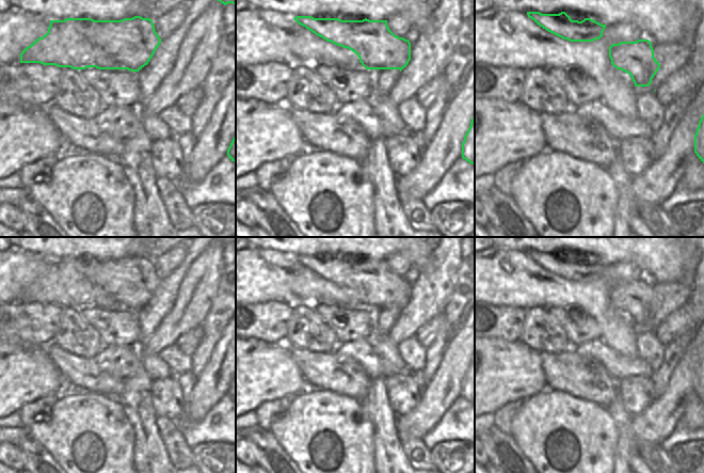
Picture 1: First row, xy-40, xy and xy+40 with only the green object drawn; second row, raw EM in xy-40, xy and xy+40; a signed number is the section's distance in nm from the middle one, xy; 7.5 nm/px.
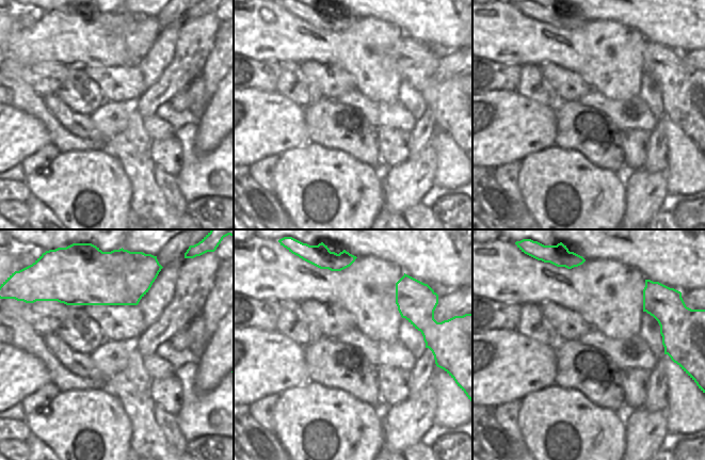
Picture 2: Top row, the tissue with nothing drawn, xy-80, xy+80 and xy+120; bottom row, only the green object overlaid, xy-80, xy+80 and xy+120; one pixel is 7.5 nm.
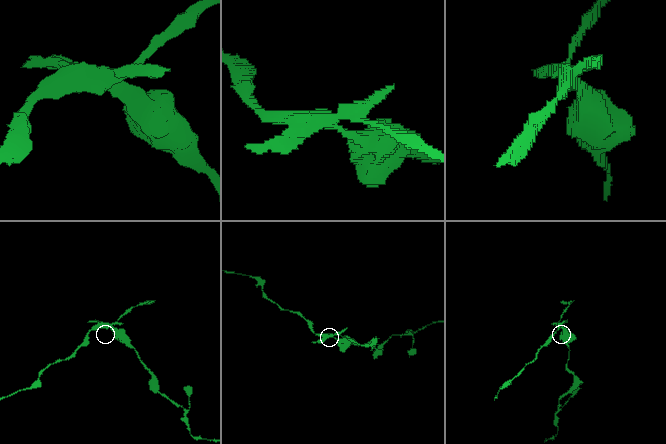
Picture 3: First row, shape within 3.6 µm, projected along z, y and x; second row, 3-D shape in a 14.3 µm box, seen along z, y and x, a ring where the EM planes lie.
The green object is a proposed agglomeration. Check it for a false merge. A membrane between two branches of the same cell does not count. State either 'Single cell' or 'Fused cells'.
Fused cells

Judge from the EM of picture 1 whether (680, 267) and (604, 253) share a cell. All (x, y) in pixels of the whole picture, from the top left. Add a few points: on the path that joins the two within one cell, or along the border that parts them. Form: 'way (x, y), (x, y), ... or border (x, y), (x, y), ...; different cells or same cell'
way (660, 254), (658, 252), (623, 252); same cell

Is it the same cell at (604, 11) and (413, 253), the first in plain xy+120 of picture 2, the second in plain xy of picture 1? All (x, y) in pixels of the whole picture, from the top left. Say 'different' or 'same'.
same

